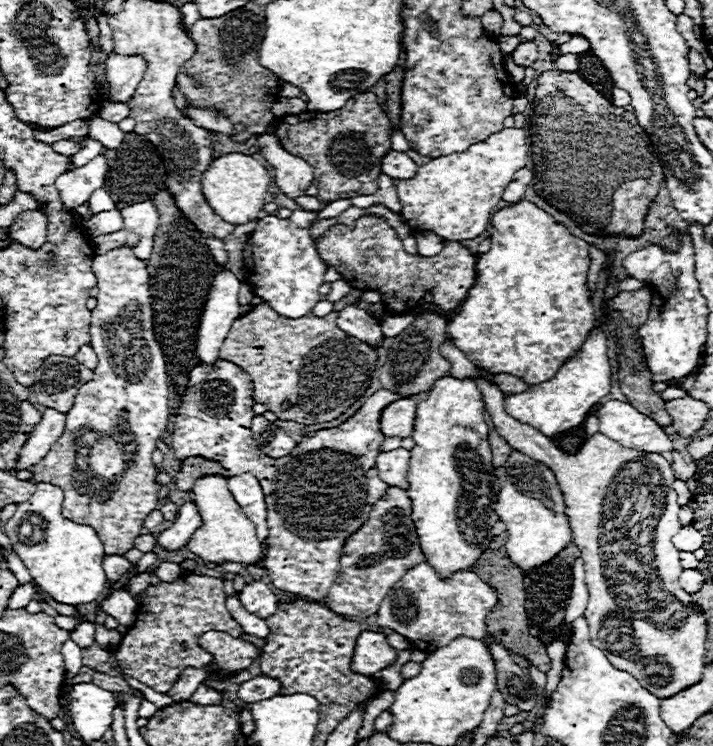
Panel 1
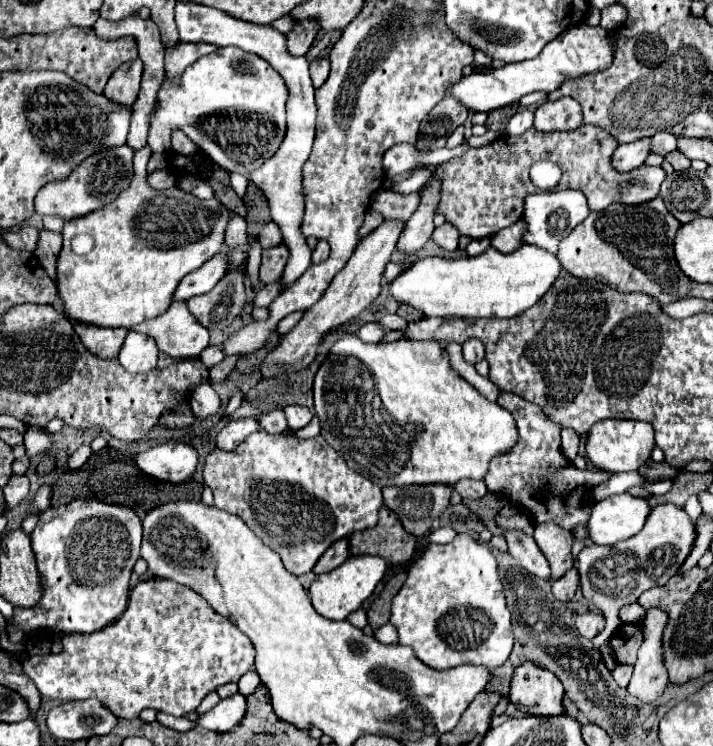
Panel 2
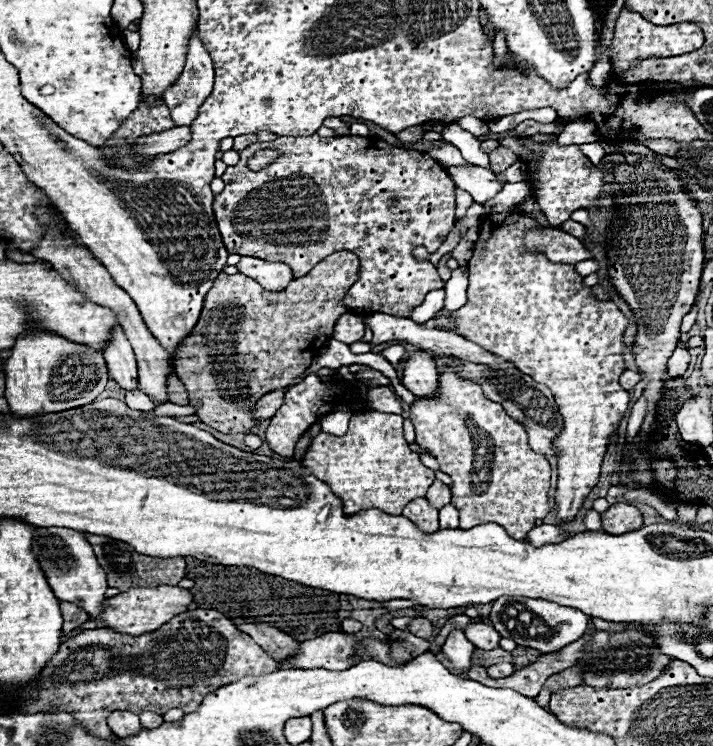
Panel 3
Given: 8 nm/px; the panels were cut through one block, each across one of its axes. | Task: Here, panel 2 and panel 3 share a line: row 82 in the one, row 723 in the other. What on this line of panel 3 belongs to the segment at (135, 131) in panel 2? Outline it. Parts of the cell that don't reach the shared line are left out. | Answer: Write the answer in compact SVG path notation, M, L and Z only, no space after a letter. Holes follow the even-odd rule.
M142 712L142 714L140 714L140 722L142 722L142 728L156 728L156 726L160 726L164 720L162 720L162 716L156 714L156 712Z

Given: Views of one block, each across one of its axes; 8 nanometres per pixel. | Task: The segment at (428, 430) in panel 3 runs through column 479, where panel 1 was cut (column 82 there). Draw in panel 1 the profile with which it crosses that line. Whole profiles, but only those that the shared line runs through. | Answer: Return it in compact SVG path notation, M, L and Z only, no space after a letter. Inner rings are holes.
M124 244L94 256L92 272L96 274L100 288L90 322L90 346L98 356L98 366L94 368L92 380L78 390L74 406L68 410L64 434L52 444L40 464L30 470L36 474L32 480L34 484L52 482L64 490L62 514L76 524L96 528L104 554L122 556L134 548L134 540L142 534L144 518L160 504L158 492L162 486L156 482L160 468L154 466L152 454L156 450L156 440L162 438L168 426L168 374L162 348L156 342L152 328L150 274L146 262L134 256L132 246Z

